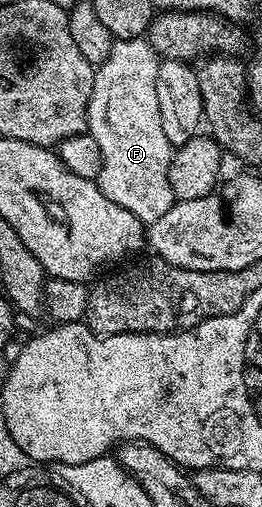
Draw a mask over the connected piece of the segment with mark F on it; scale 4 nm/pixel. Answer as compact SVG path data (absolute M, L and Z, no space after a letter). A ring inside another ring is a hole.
M149 39L115 40L112 54L108 54L103 64L97 65L92 98L88 102L86 115L88 134L96 138L102 159L96 183L104 198L112 198L116 206L132 210L132 214L136 214L136 218L140 218L146 226L156 222L156 218L164 218L164 214L168 214L168 210L176 202L172 186L168 182L172 145L164 135L164 126L160 123L160 101L156 98L156 70L159 63L160 57Z

